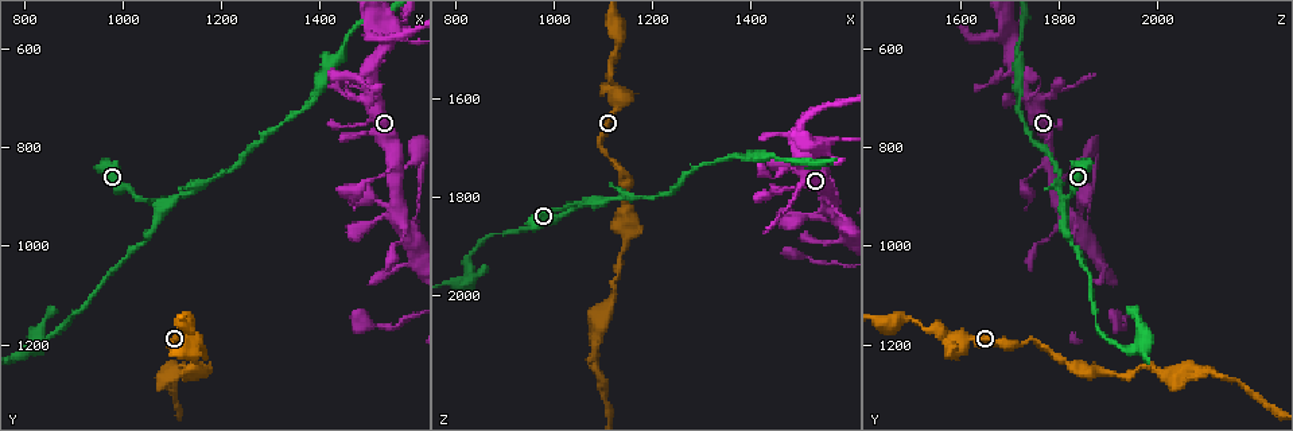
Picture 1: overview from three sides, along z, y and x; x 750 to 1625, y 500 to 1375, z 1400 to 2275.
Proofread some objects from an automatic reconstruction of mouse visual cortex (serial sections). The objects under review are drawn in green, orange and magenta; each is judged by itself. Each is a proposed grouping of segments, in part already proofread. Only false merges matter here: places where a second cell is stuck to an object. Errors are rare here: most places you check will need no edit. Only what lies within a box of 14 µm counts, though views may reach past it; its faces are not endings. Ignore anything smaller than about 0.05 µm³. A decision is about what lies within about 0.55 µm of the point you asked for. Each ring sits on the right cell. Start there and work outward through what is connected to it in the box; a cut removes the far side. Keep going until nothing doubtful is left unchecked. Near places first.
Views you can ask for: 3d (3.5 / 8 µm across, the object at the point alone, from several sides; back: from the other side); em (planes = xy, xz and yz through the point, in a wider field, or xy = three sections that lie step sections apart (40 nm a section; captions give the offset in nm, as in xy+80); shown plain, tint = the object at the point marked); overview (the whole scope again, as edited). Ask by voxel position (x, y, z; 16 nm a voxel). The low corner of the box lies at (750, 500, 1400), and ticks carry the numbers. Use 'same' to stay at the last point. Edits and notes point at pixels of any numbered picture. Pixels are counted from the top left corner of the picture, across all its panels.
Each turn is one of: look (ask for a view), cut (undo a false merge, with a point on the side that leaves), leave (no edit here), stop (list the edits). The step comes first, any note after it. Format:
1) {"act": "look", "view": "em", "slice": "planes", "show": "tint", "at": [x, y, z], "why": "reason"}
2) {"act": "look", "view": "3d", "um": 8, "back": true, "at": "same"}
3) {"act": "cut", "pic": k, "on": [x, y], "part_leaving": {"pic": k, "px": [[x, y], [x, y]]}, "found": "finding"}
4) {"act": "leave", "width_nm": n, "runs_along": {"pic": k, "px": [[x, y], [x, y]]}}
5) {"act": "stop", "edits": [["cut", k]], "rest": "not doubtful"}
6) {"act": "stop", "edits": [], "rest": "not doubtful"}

{"act": "look", "view": "3d", "um": 3.5, "at": [1105, 1255, 2035], "why": "branch point"}

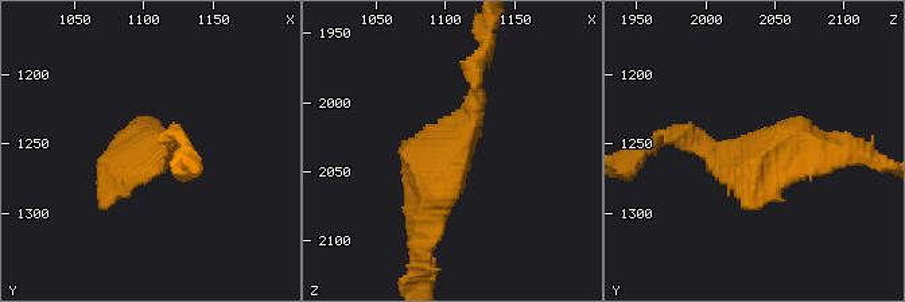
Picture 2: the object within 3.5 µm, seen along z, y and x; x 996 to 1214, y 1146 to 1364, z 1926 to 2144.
{"act": "look", "view": "em", "slice": "xy", "step": 5, "show": "tint", "at": [1106, 1250, 2038]}

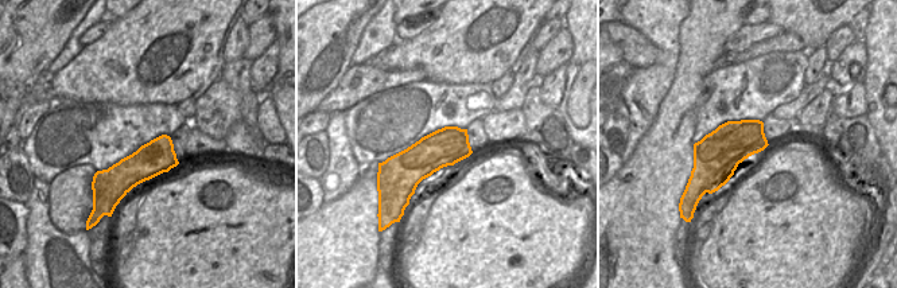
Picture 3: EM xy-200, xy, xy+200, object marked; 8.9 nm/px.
{"act": "leave", "width_nm": 340, "runs_along": {"pic": 2, "px": [[473, 80], [419, 232]]}, "found": "continuous, no second cell"}

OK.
{"act": "look", "view": "em", "slice": "xy", "step": 1, "show": "tint", "at": [1085, 1245, 2085], "why": "calibre changes"}

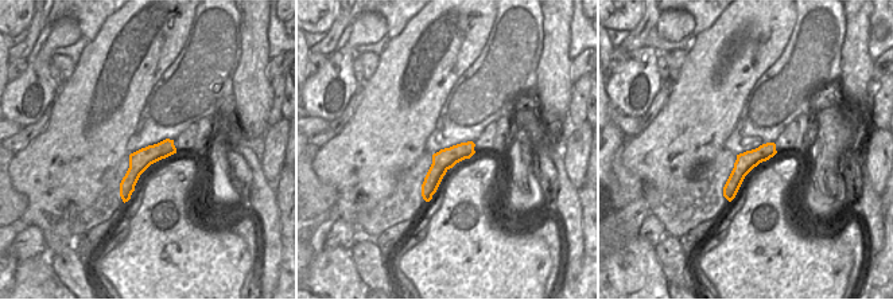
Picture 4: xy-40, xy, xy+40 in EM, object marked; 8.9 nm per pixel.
{"act": "look", "view": "3d", "um": 3.5, "at": "same", "why": "wider look"}

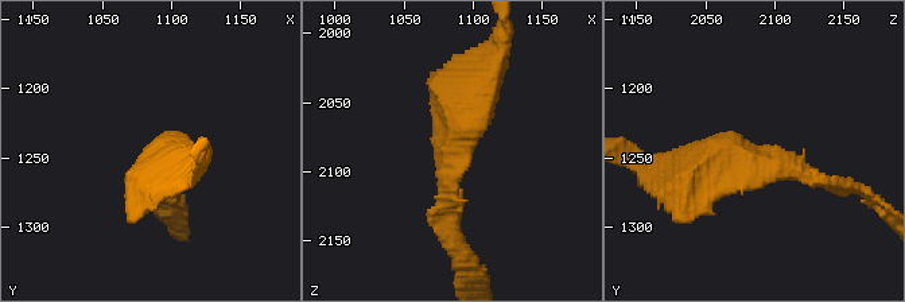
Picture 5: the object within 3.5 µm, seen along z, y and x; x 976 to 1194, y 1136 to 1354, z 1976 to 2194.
{"act": "leave", "arm_widths_nm": [150, 300], "runs_along": {"pic": 5, "px": [[489, 76], [447, 155], [455, 232]]}, "found": "one cell here"}

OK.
{"act": "look", "view": "3d", "um": 3.5, "at": [1070, 920, 1815], "why": "calibre changes"}

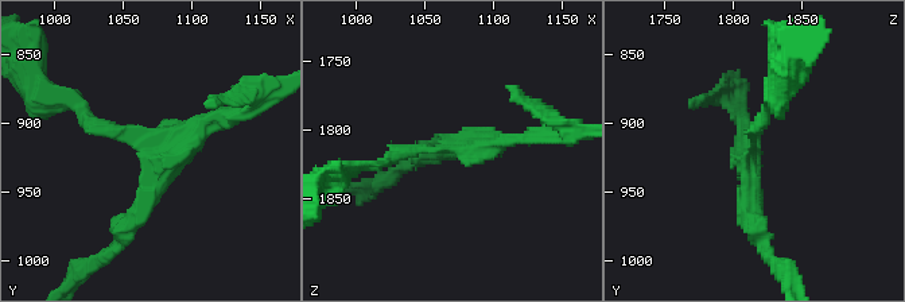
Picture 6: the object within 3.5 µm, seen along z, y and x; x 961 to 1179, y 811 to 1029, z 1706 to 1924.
{"act": "look", "view": "em", "slice": "xy", "step": 5, "show": "tint", "at": [1068, 918, 1812], "arms": 3, "arm_widths_nm": [150, 200, 250], "why": "need the tissue"}

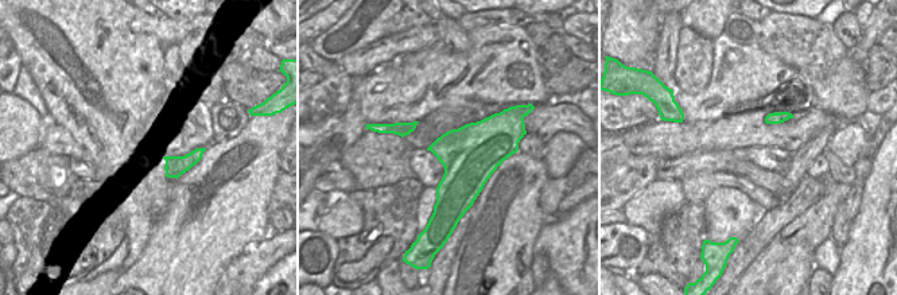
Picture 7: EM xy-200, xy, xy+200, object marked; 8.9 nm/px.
{"act": "leave", "runs_along": {"pic": 6, "px": [[369, 166], [410, 148], [529, 135]]}, "found": "continuous, no second cell"}

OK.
{"act": "stop", "edits": [], "rest": "not doubtful"}

